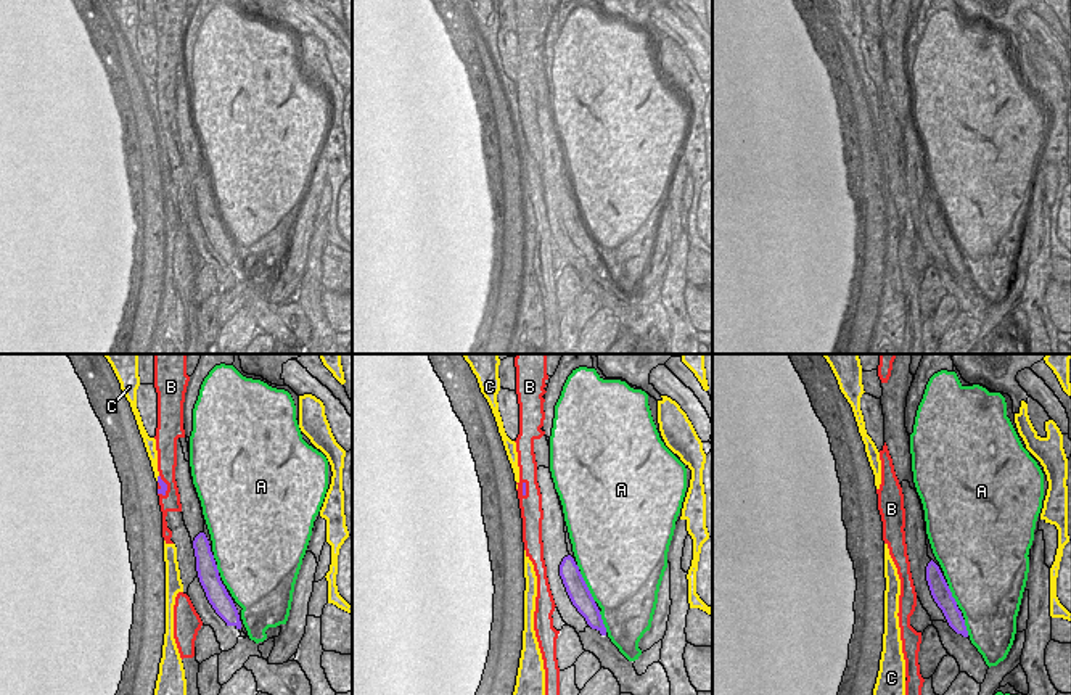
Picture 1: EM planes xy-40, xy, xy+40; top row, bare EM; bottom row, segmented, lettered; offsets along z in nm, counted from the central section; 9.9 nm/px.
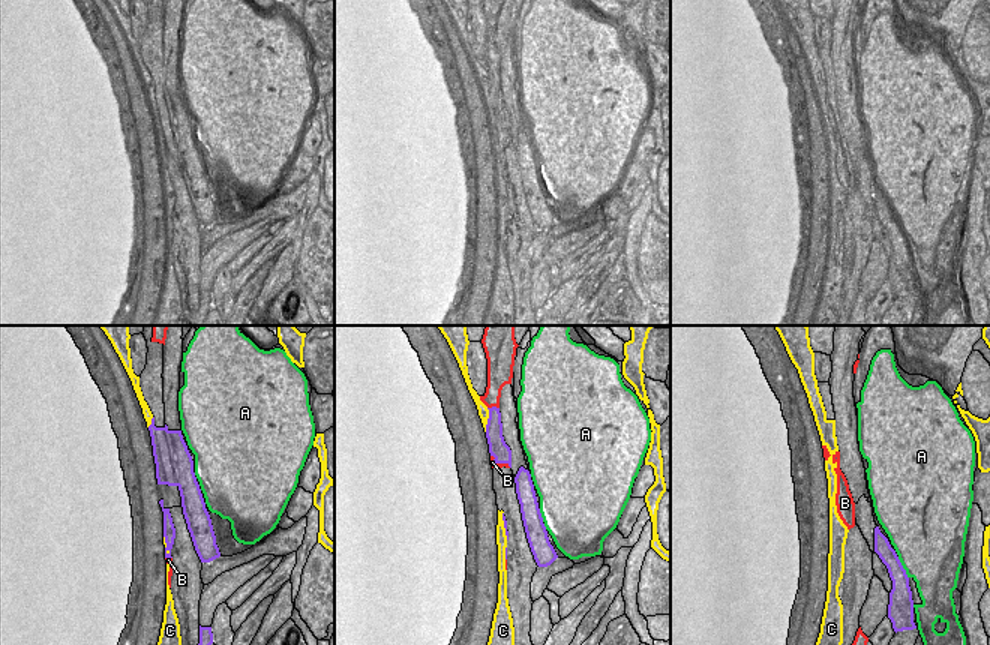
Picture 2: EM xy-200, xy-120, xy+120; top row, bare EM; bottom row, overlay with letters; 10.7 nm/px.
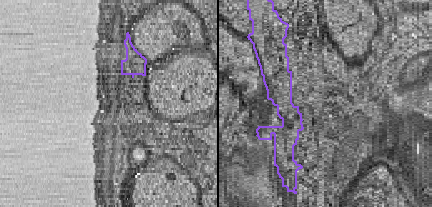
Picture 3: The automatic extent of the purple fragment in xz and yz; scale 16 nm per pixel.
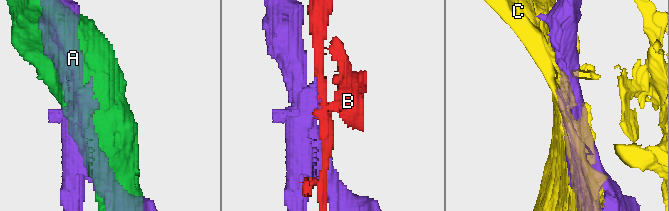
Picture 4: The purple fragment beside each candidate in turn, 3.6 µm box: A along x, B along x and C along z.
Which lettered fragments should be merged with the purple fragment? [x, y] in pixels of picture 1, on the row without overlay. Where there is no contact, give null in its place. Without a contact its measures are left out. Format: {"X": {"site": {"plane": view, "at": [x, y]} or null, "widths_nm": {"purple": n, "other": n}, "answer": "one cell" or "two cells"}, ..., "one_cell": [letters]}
{"A": {"site": {"plane": "xy", "at": [586, 226]}, "widths_nm": {"purple": 220, "other": 480}, "answer": "two cells"}, "B": {"site": {"plane": "xy", "at": [523, 129]}, "widths_nm": {"purple": 30, "other": 220}, "answer": "two cells"}, "C": {"site": {"plane": "xy-40", "at": [158, 118]}, "widths_nm": {"purple": 70, "other": 100}, "answer": "two cells"}, "one_cell": []}

